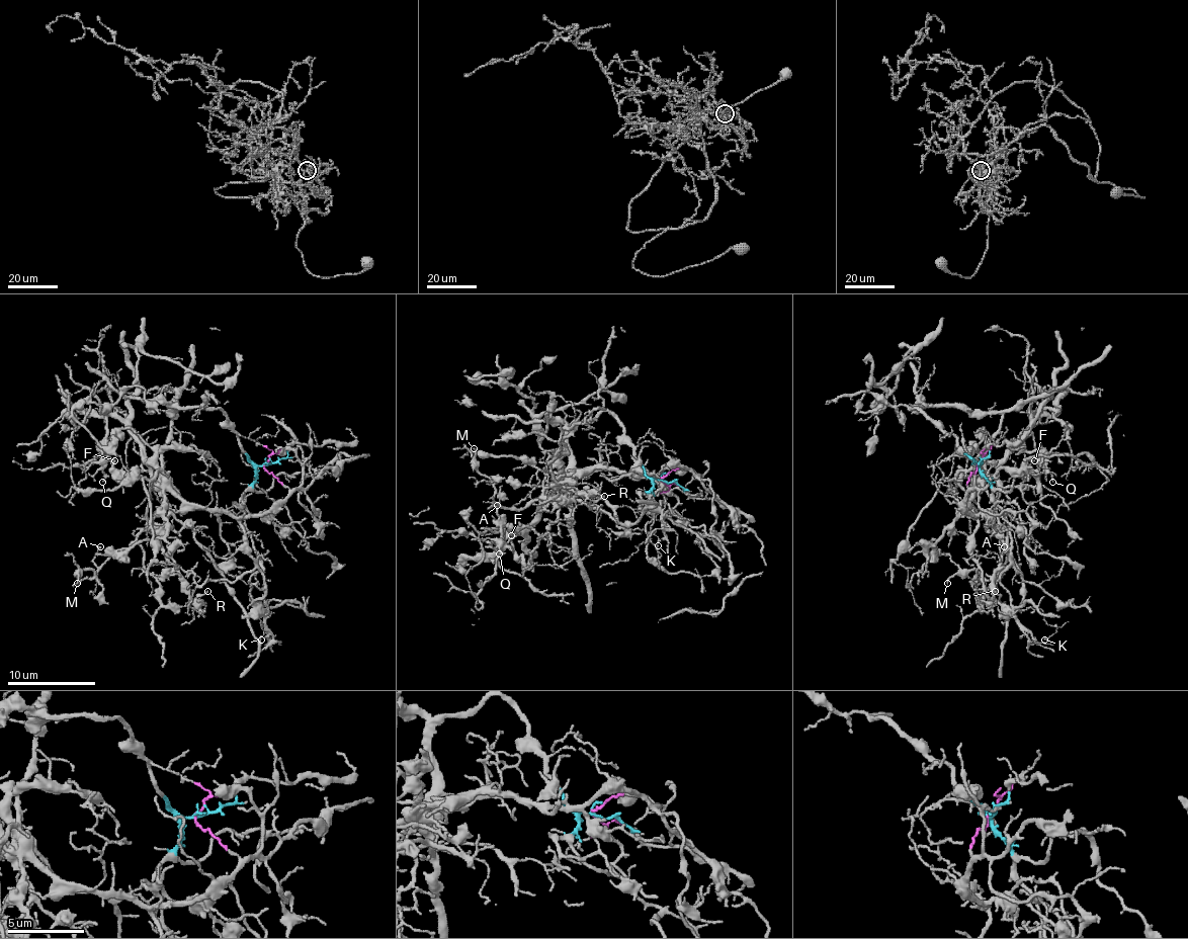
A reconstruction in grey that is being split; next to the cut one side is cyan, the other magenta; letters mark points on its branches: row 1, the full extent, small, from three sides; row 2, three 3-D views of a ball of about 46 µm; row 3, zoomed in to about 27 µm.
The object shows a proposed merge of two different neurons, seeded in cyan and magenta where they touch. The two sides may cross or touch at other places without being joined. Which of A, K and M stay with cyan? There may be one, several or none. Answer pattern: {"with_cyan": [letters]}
{"with_cyan": ["A", "M"]}

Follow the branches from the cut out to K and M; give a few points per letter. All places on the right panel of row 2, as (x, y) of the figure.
K: (980, 464), (966, 509), (978, 520), (982, 588), (997, 603), (1039, 608), (1056, 627), (1043, 638)
M: (980, 464), (909, 408), (1002, 416), (955, 480), (1008, 560), (993, 579), (968, 571), (946, 584)

